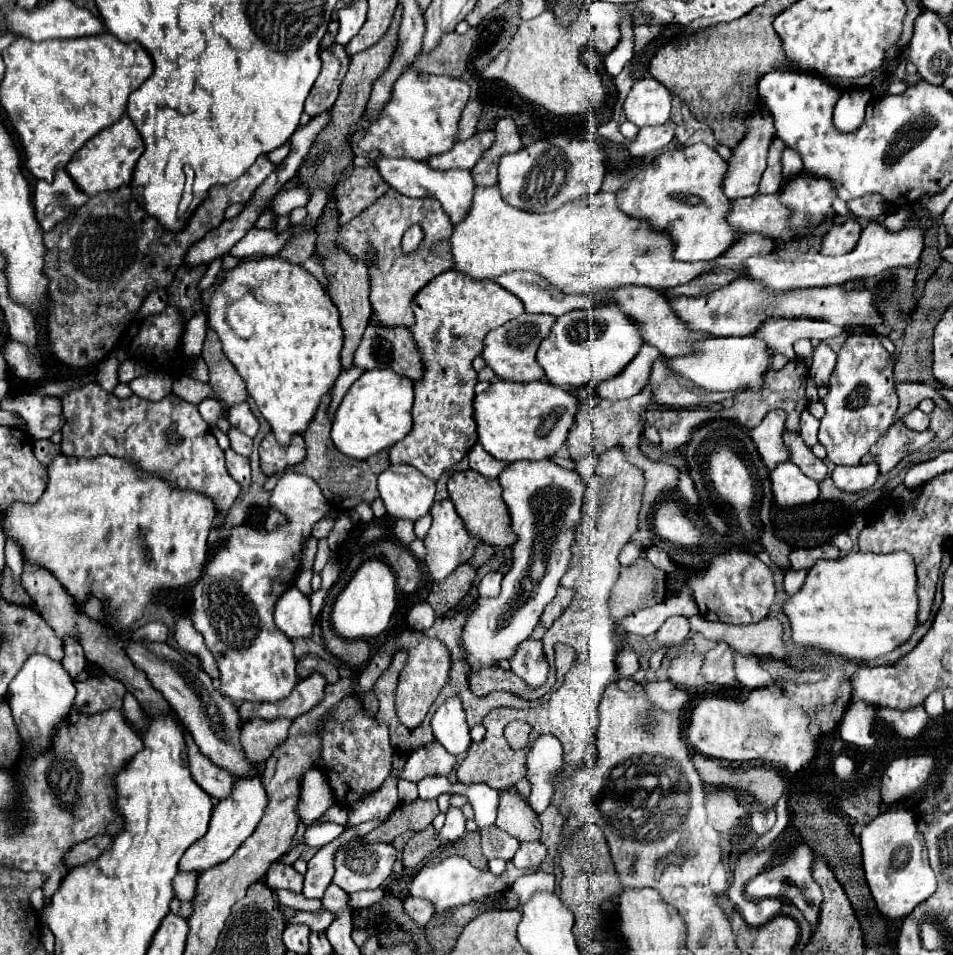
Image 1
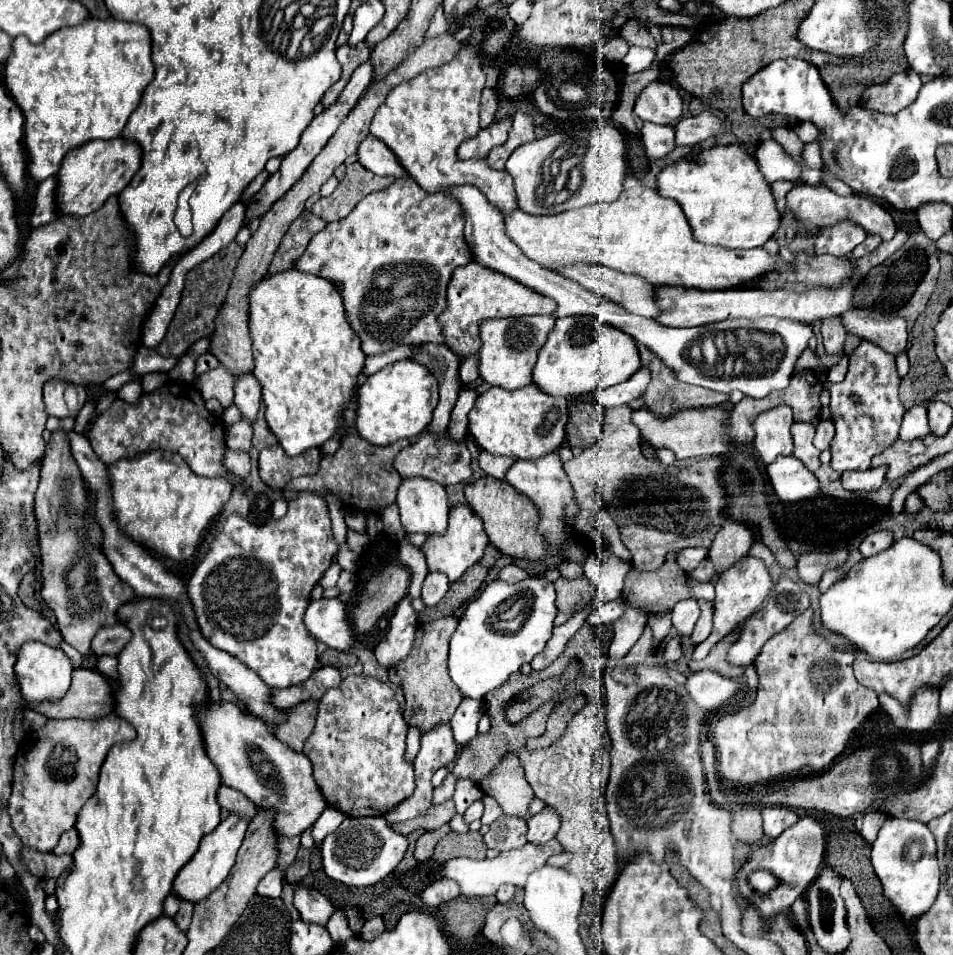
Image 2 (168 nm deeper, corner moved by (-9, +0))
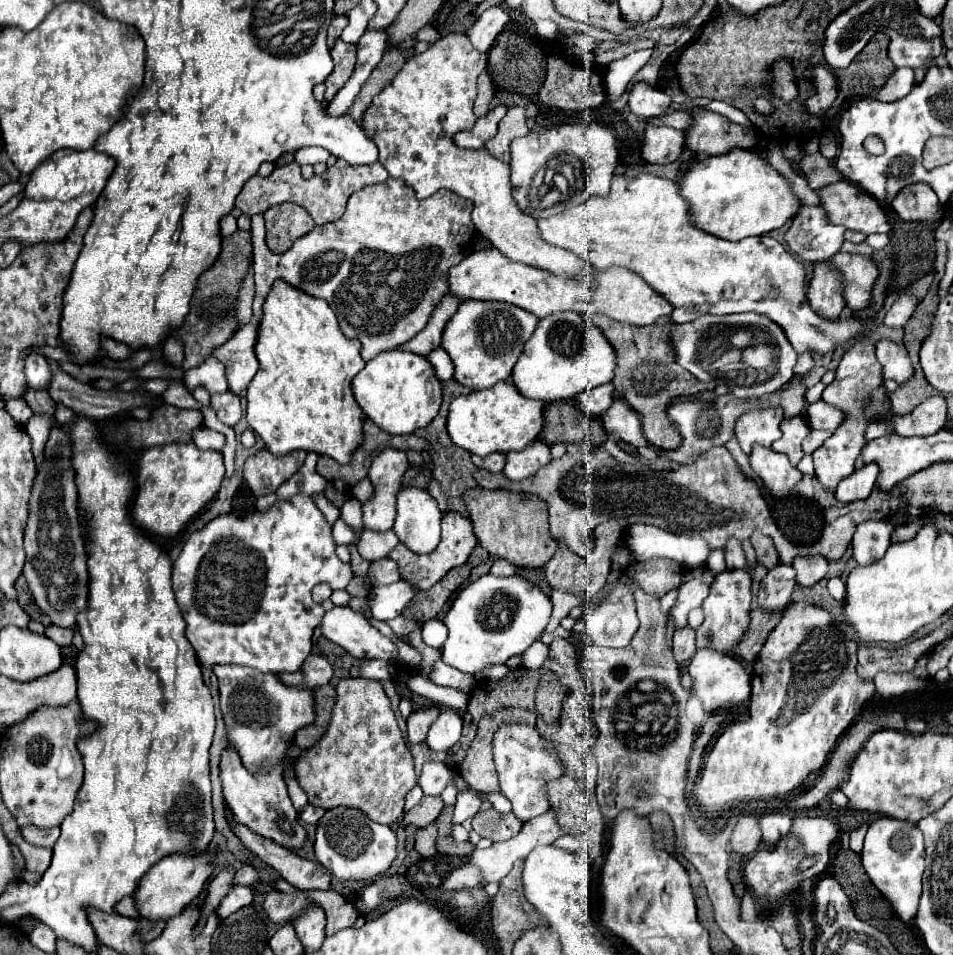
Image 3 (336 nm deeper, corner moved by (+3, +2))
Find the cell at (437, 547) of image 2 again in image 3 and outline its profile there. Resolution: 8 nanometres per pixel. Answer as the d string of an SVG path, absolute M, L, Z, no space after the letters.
M446 511L444 517L442 517L442 539L438 543L438 547L432 551L432 553L426 553L426 555L418 555L418 553L412 553L406 545L398 545L392 553L390 553L390 559L394 559L398 563L398 571L402 575L402 579L414 583L416 587L420 589L430 589L432 585L436 585L452 567L458 567L458 565L464 565L472 553L472 549L476 547L476 537L474 537L474 531L472 531L472 521L456 511Z

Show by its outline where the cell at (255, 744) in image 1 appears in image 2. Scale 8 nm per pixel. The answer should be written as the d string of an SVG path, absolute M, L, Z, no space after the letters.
M308 699L288 711L286 723L278 725L274 735L294 751L302 751L304 741L310 737L314 723L316 723L316 713L318 713L318 701Z

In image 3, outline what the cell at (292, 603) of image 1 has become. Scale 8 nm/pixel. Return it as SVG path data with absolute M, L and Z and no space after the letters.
M332 607L320 623L322 635L346 649L354 659L396 659L396 645L372 627L362 615L350 607Z

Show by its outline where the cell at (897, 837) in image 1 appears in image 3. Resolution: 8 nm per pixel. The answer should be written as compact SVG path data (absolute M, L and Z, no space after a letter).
M880 817L866 833L862 849L862 865L876 889L890 901L902 921L910 921L918 911L922 875L924 875L924 839L914 823Z

